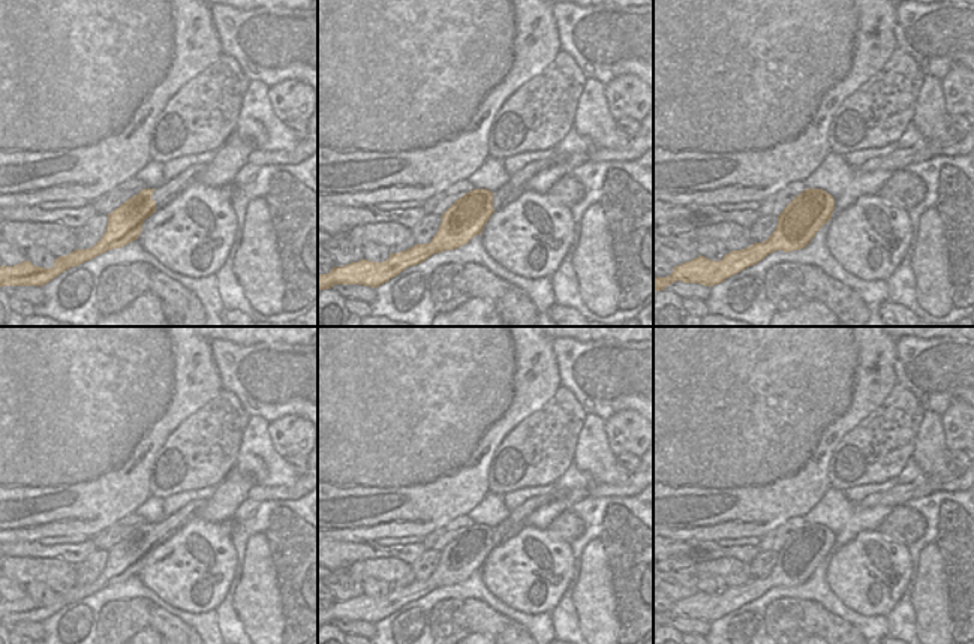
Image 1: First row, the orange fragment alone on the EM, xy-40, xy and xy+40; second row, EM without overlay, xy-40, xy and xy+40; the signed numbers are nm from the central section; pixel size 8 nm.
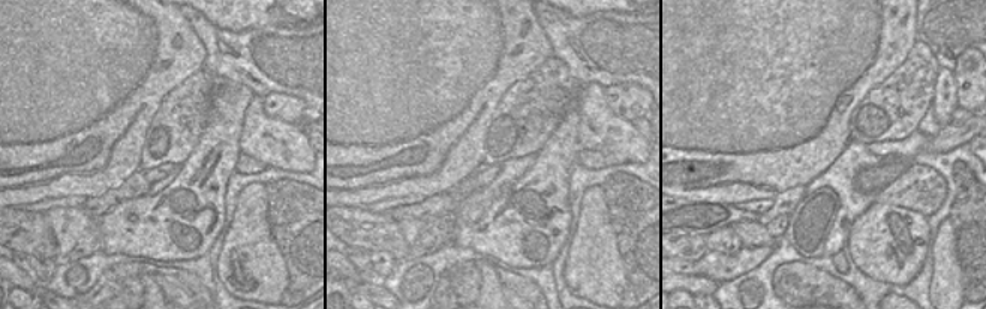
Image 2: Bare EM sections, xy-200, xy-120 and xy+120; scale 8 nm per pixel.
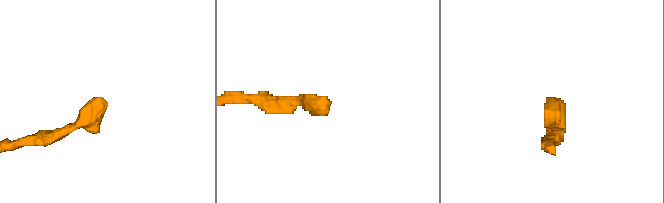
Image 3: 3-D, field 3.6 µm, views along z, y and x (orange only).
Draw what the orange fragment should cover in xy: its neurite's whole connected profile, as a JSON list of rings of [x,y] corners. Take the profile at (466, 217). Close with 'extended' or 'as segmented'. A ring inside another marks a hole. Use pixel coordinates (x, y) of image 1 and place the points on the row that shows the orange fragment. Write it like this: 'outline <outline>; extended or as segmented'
outline [[[572,153],[563,159],[548,157],[526,165],[512,174],[497,190],[474,189],[457,199],[441,217],[436,235],[427,244],[415,244],[400,253],[391,253],[384,262],[361,259],[343,267],[333,267],[328,274],[318,276],[318,292],[334,285],[363,285],[378,288],[399,276],[408,267],[418,265],[435,253],[454,250],[468,244],[475,235],[481,235],[491,214],[515,201],[524,190],[523,186],[539,171],[557,163],[571,169],[589,162],[589,153]]]; extended

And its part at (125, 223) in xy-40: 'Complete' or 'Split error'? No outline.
Split error

